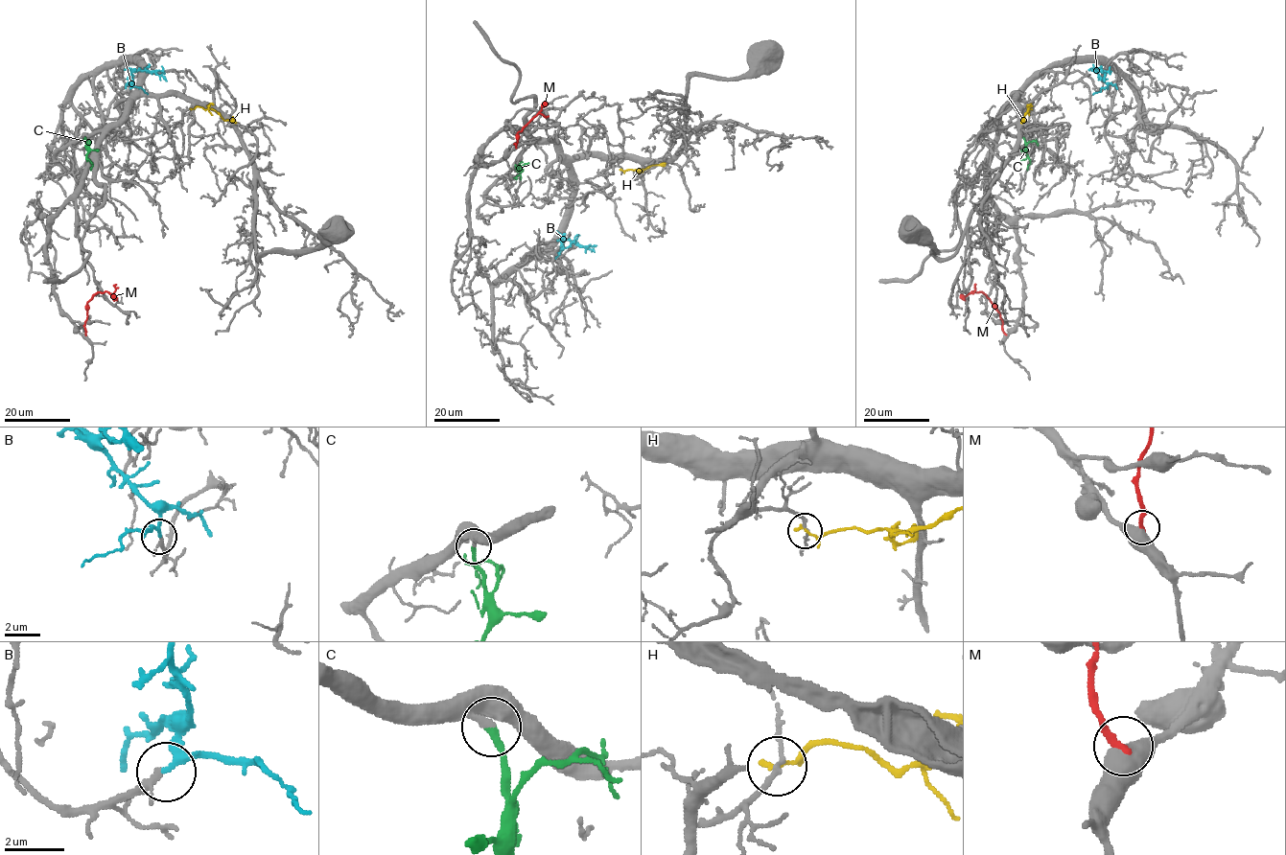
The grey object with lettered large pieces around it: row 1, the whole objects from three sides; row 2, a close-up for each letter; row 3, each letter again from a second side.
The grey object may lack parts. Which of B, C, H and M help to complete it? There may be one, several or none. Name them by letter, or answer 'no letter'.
B, C

